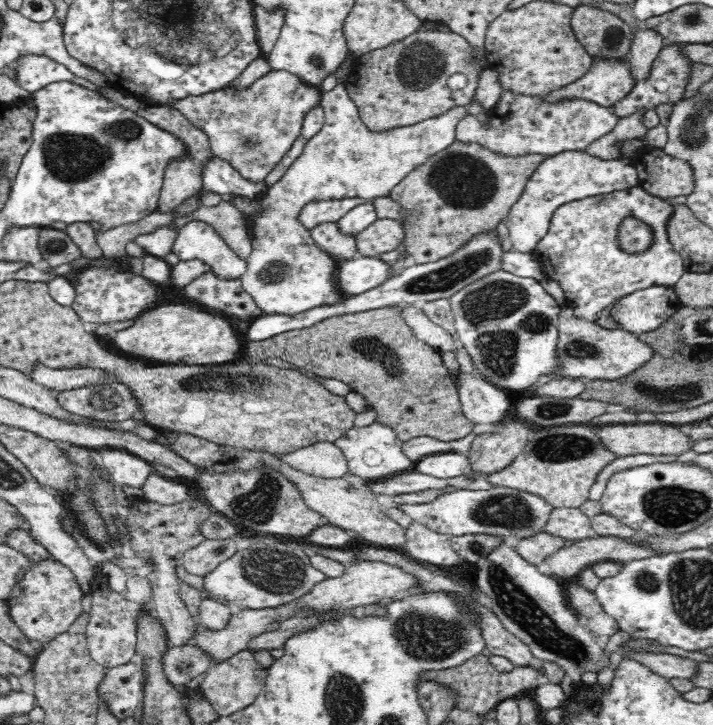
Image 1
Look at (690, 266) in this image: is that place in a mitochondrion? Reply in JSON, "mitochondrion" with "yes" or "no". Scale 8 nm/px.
{"mitochondrion":"no"}

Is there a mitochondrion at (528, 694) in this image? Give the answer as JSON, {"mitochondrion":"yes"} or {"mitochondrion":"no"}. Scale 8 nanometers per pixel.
{"mitochondrion":"no"}

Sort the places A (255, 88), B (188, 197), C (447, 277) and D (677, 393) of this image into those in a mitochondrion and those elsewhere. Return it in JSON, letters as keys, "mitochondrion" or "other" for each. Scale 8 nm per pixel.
{"A":"other","B":"other","C":"mitochondrion","D":"mitochondrion"}

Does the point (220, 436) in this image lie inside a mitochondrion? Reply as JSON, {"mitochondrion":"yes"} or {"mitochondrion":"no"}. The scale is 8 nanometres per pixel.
{"mitochondrion":"no"}

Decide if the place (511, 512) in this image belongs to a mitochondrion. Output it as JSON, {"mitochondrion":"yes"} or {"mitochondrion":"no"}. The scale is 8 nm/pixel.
{"mitochondrion":"yes"}

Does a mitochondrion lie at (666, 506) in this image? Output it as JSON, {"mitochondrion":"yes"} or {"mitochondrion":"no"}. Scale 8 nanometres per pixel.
{"mitochondrion":"yes"}

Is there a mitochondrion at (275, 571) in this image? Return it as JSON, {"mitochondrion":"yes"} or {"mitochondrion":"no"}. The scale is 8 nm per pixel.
{"mitochondrion":"yes"}

